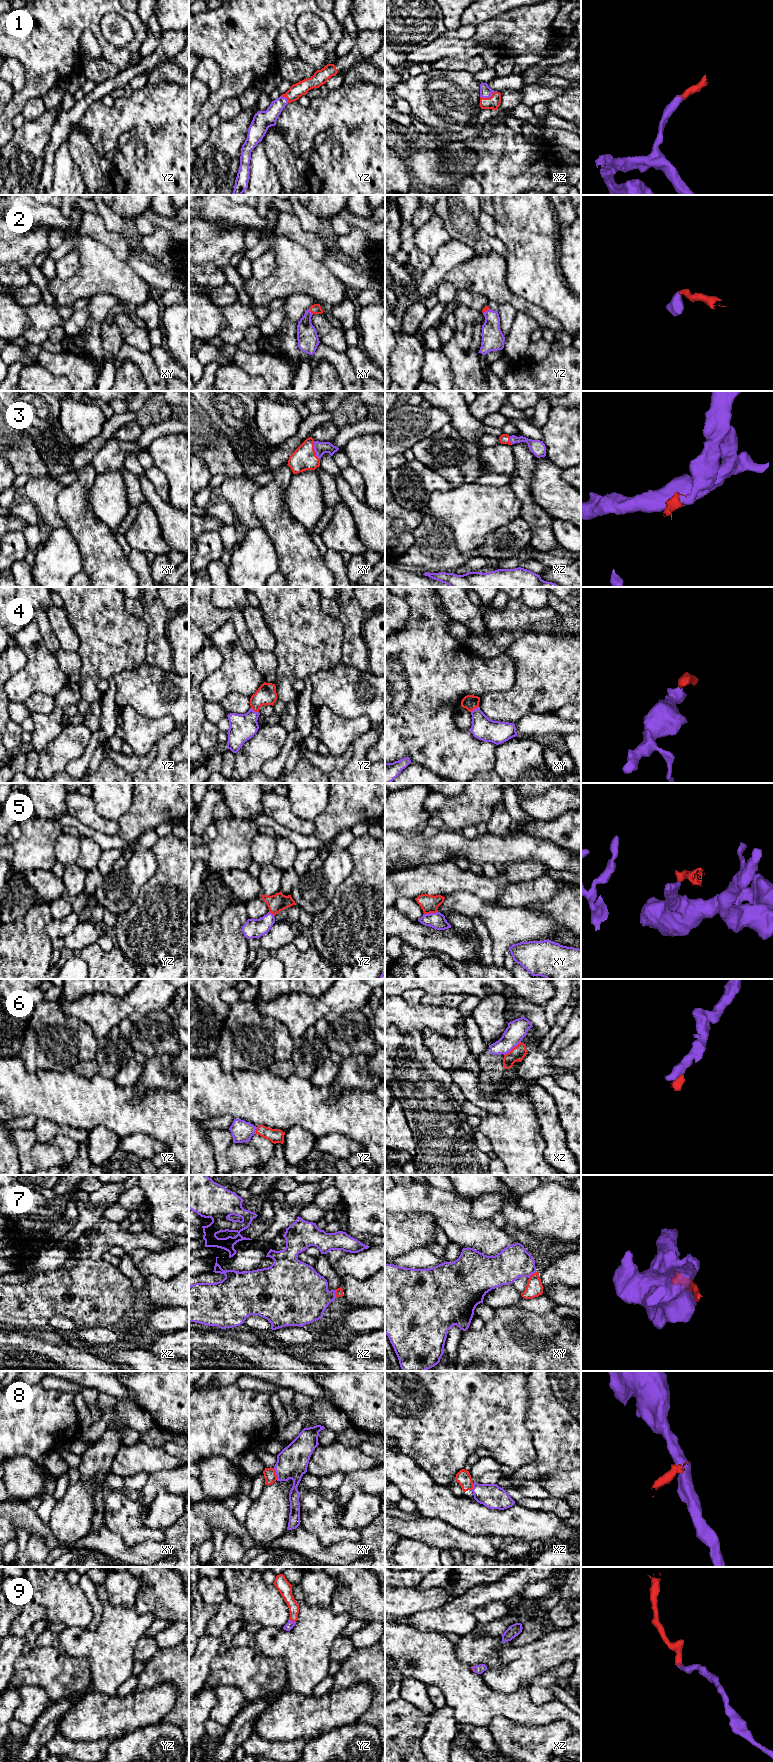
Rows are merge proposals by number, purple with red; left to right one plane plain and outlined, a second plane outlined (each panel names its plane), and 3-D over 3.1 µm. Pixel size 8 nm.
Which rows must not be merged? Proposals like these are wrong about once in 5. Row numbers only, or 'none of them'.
5, 7, 8

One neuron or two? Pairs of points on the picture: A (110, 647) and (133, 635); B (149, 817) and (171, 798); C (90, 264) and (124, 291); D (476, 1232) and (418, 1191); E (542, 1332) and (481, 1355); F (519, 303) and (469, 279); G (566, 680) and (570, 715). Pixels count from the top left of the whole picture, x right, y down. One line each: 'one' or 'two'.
A: one
B: one
C: one
D: one
E: one
F: one
G: two

